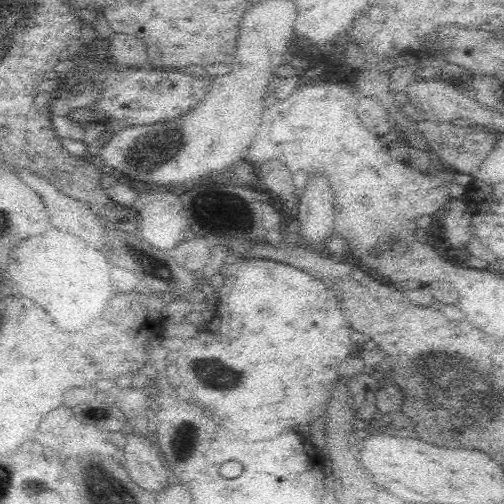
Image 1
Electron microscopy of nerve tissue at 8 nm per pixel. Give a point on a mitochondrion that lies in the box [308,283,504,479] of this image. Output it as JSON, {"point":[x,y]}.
{"point":[465,394]}

